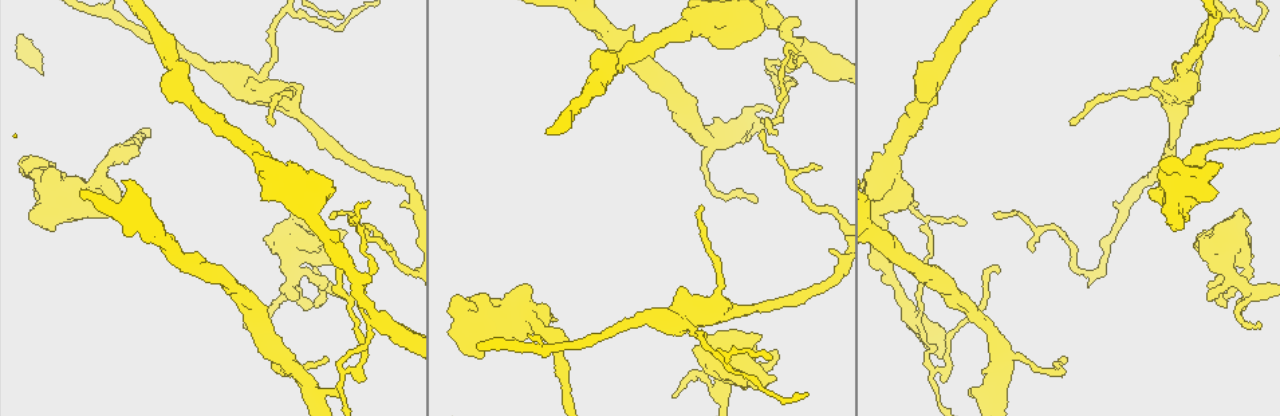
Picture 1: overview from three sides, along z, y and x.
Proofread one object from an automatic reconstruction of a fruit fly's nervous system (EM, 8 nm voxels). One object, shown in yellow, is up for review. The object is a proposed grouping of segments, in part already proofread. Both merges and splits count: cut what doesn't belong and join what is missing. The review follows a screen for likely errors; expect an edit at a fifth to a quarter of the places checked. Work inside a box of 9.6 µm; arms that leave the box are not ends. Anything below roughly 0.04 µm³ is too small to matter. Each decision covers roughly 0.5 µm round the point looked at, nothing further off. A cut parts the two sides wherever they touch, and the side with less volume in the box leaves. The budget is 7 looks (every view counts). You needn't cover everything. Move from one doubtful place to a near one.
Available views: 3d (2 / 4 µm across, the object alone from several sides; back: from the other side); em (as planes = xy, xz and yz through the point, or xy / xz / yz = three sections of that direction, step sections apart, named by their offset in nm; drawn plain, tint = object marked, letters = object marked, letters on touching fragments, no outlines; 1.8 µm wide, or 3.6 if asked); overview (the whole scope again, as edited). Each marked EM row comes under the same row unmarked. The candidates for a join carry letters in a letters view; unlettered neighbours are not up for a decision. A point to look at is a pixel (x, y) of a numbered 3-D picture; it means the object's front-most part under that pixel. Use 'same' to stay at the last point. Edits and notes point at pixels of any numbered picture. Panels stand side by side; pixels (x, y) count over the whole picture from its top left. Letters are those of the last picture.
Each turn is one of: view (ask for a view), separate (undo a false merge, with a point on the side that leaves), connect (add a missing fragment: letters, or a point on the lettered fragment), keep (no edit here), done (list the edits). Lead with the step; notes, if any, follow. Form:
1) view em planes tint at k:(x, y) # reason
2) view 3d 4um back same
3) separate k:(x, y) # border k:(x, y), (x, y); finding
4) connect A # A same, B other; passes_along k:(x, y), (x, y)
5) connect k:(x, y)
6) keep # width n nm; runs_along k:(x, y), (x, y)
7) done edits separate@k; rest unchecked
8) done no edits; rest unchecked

view 3d 4um back at 1:(1151, 80) # branch stops here

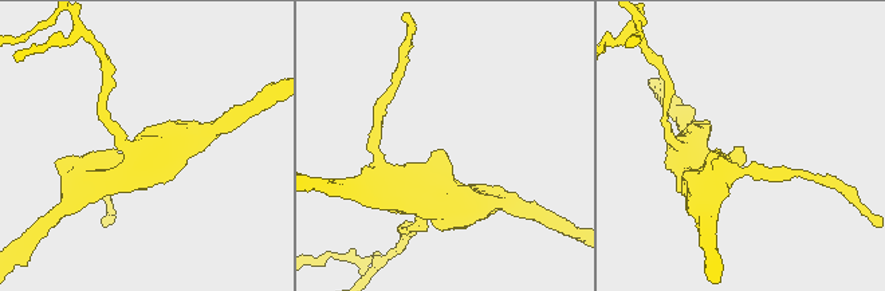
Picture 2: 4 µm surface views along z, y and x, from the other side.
view em 3.6um planes letters at 2:(444, 154) # now the EM

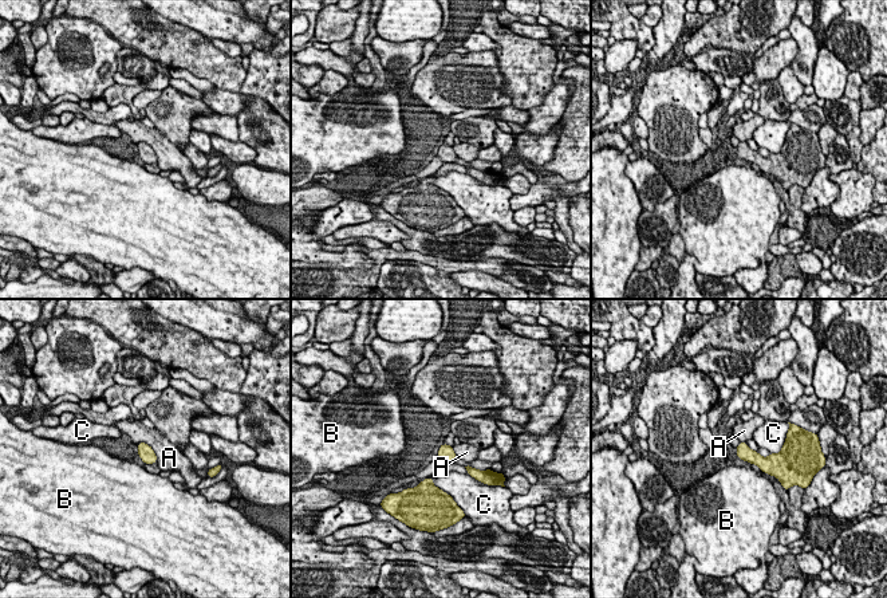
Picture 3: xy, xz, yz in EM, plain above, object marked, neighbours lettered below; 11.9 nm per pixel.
keep # width 190 nm; A other, B other, C other; border 3:(138, 441), (152, 448), (157, 461); none of them fits

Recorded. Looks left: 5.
view 3d 2um at 1:(805, 54) # branch point

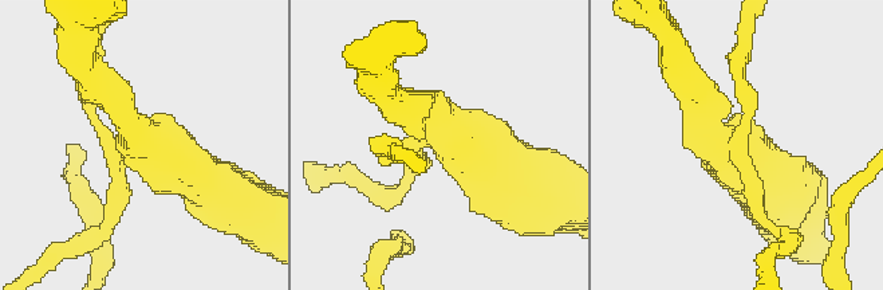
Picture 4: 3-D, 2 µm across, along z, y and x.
view em yz step 8 tint at 4:(433, 138) # arms 3; need the tissue

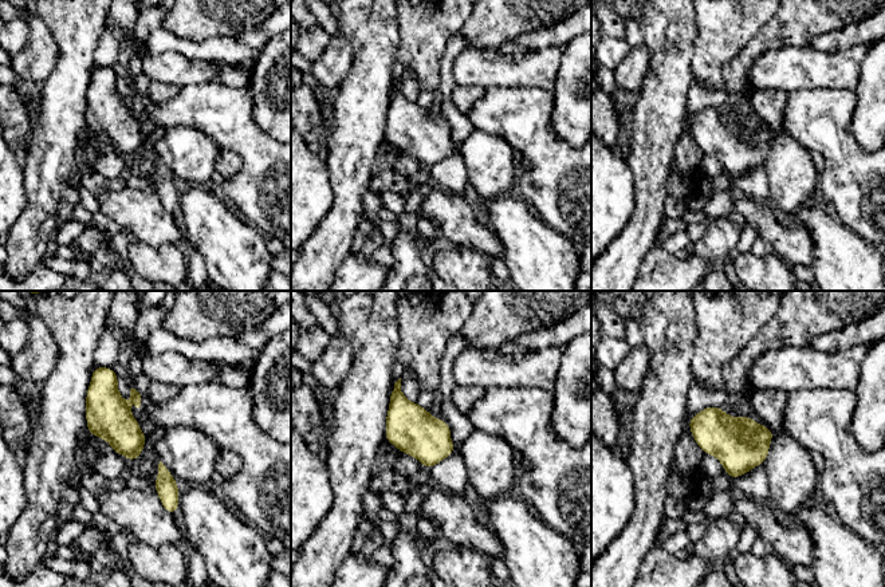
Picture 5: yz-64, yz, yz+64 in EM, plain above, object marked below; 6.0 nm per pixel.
view em planes letters same

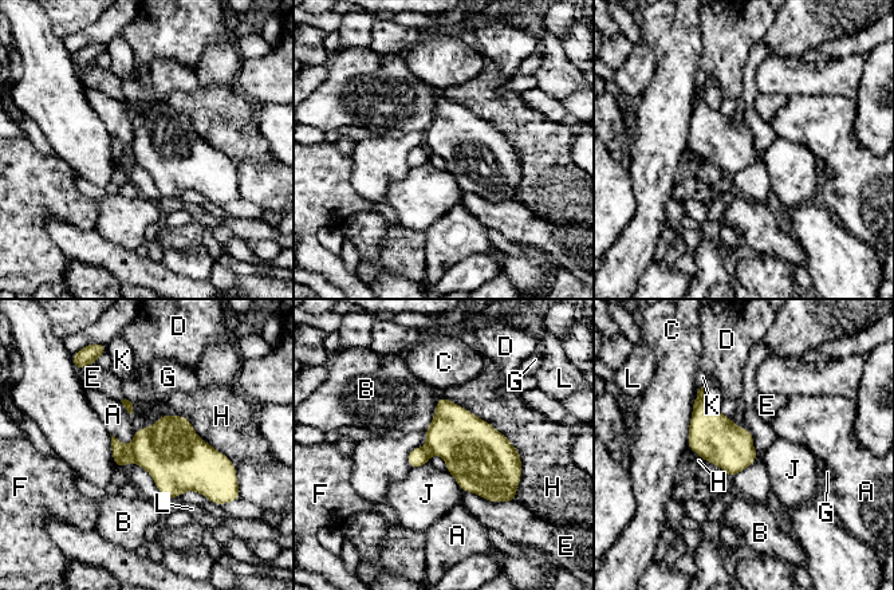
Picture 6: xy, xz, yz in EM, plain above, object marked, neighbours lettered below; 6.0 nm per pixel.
separate 6:(169, 449) # width 280 nm; A other, B other, C other, D other, E other, F other, G other, H other, J other, K other, L other; border 6:(128, 447), (129, 459); two neurons meet here

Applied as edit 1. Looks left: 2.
done edits separate@6; rest unchecked

